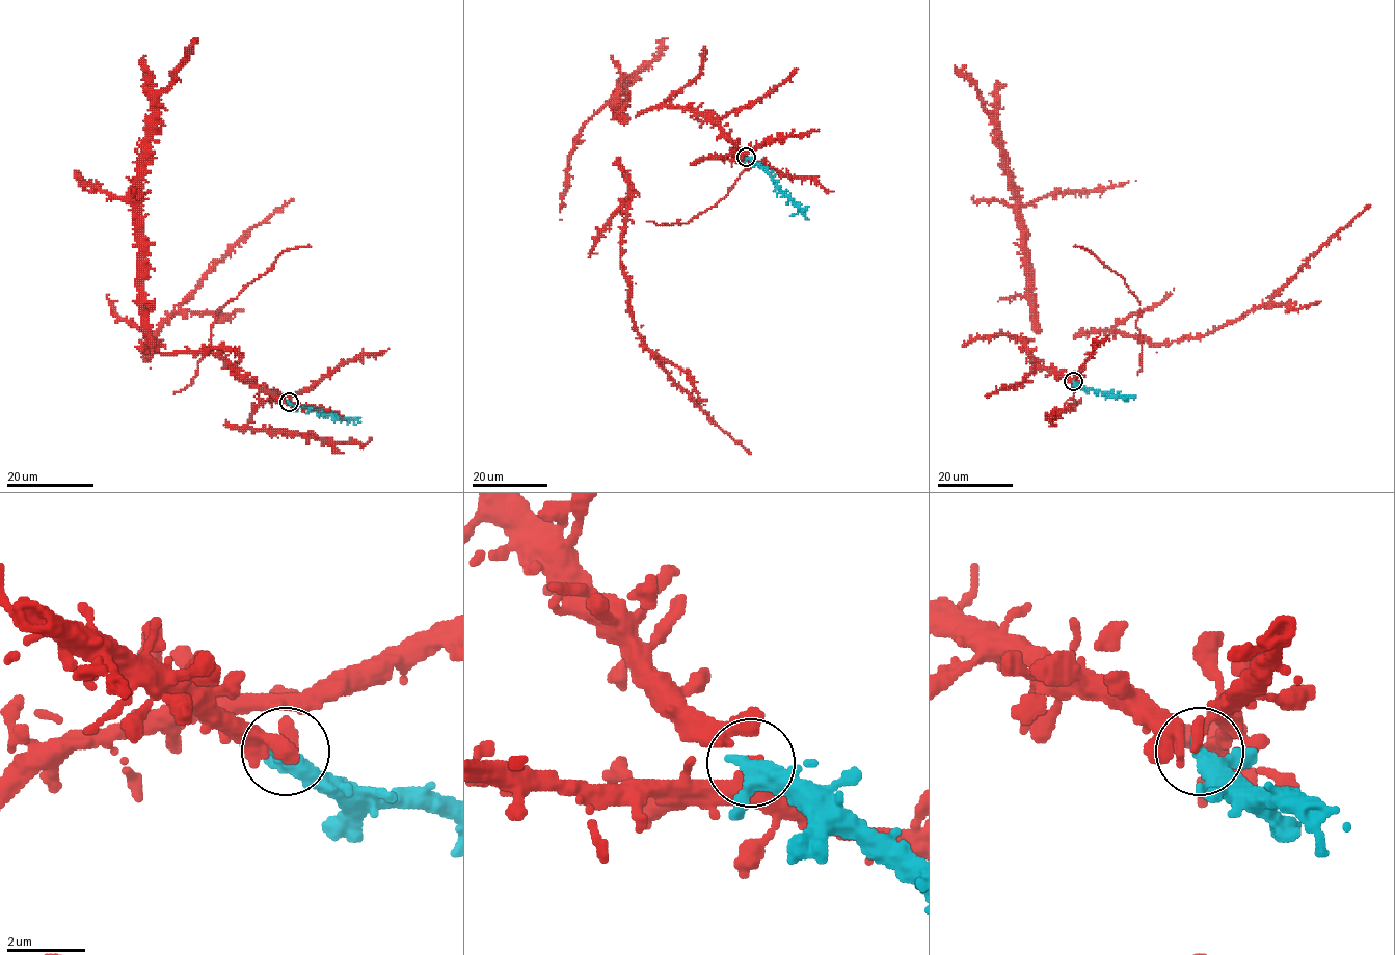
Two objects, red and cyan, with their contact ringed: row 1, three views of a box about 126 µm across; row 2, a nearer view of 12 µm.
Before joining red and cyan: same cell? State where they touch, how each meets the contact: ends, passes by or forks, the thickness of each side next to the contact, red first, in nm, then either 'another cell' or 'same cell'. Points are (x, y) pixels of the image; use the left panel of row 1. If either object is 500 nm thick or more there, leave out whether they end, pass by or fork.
place (289, 402); red ends; cyan passes by; calibres 280 and 380 nm; same cell

